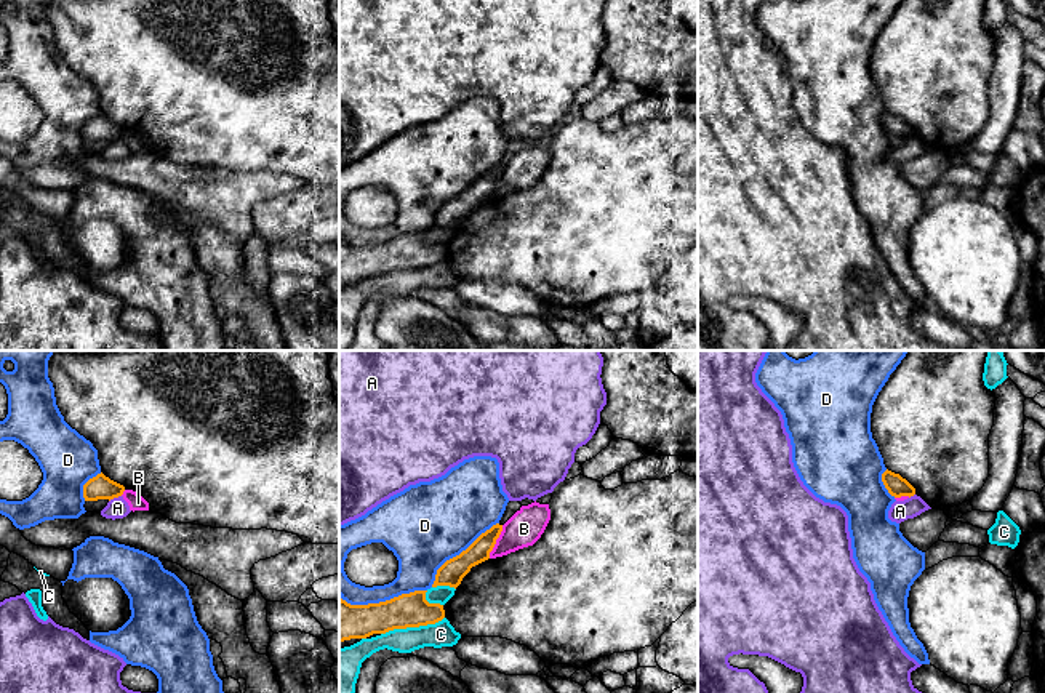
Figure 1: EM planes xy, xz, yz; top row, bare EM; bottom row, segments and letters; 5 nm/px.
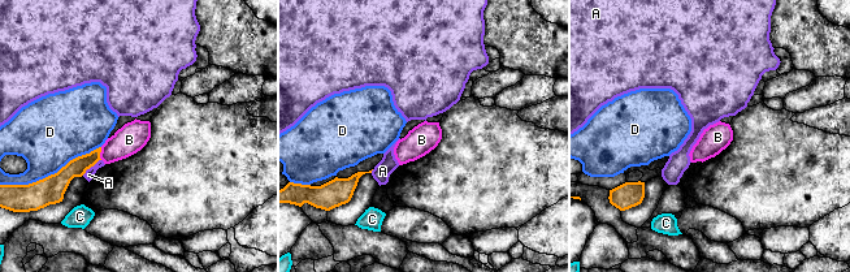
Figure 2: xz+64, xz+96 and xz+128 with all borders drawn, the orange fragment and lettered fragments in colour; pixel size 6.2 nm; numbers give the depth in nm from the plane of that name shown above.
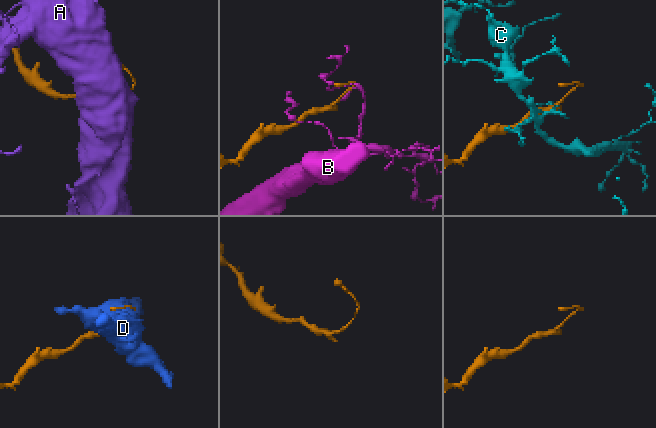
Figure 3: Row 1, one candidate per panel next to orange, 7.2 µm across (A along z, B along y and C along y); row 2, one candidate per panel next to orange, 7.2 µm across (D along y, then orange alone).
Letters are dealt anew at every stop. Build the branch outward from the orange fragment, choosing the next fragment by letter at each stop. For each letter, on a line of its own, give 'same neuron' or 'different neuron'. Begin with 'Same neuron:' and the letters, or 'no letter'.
Same neuron: no letter
A: different neuron
B: different neuron
C: different neuron
D: different neuron

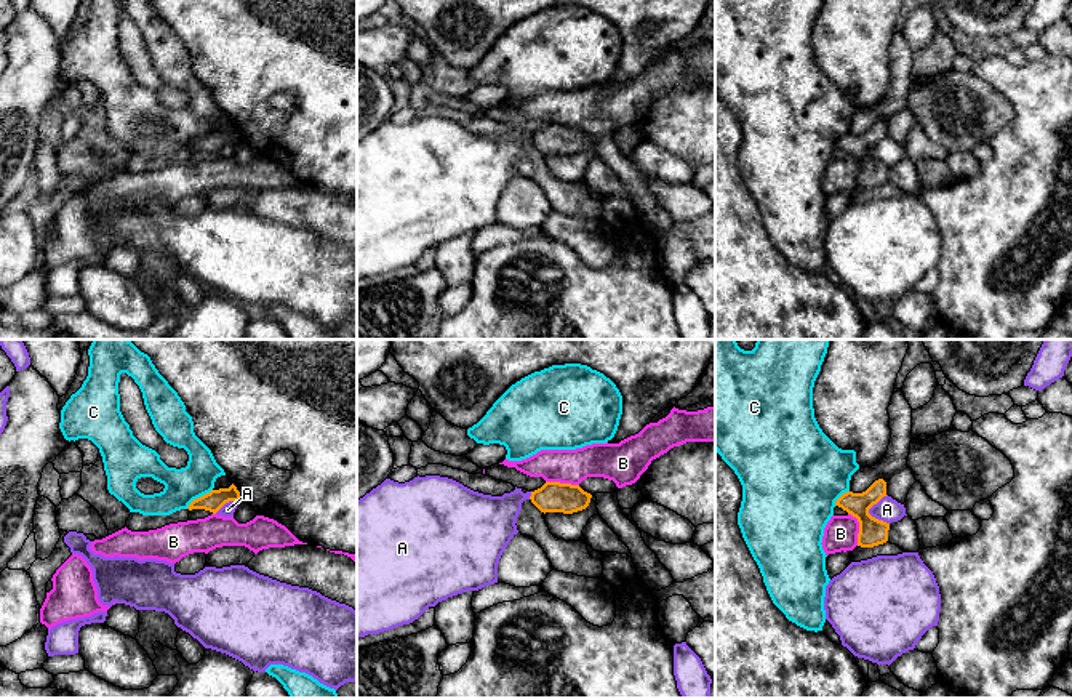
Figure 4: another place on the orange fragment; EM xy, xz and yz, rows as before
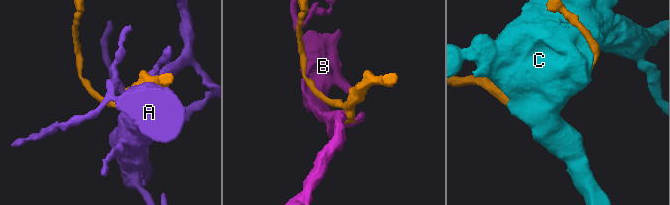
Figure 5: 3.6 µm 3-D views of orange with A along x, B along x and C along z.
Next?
Same neuron: no letter
A: different neuron
B: different neuron
C: different neuron

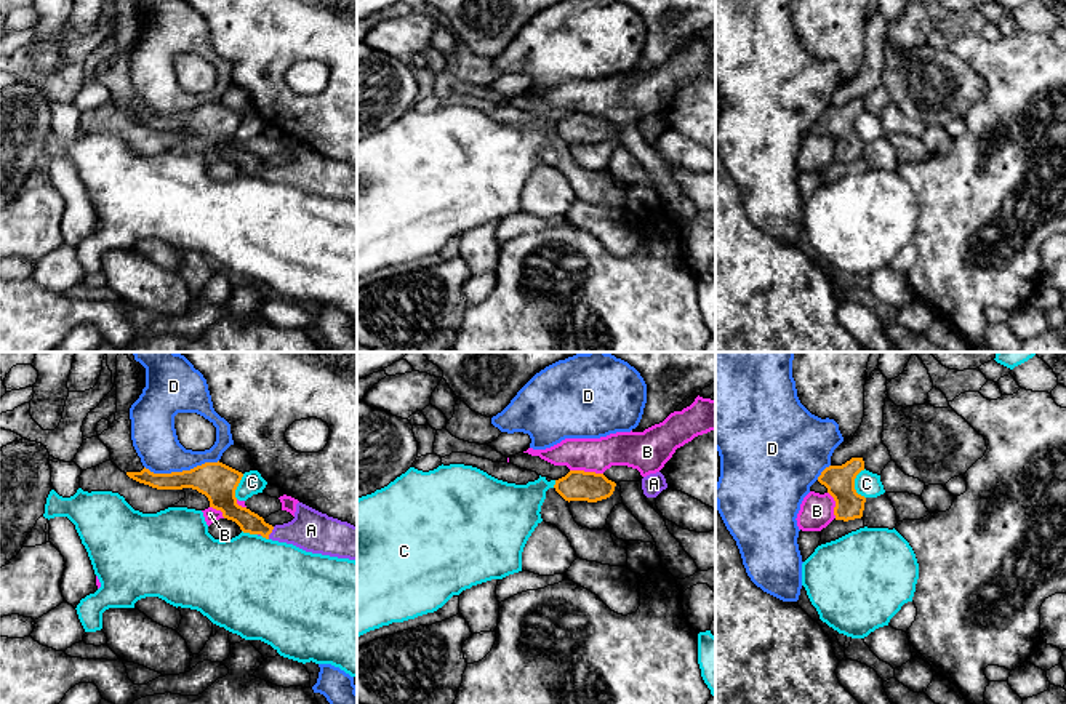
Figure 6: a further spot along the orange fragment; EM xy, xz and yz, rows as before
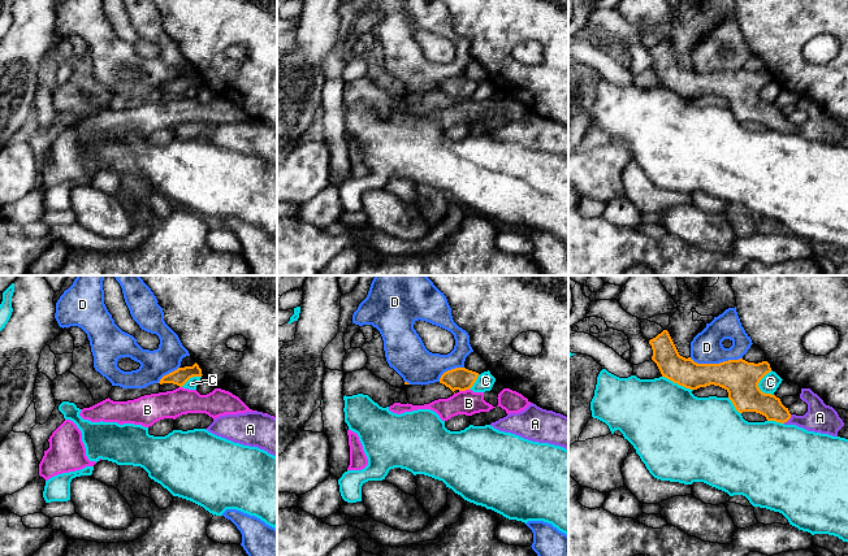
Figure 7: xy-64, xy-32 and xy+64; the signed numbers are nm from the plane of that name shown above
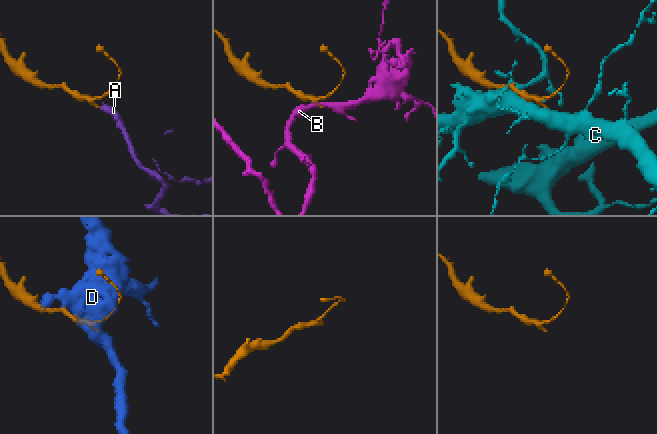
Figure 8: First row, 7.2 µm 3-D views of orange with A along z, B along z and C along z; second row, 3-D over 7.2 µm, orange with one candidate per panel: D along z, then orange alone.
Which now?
Same neuron: A
A: same neuron
B: different neuron
C: different neuron
D: different neuron

